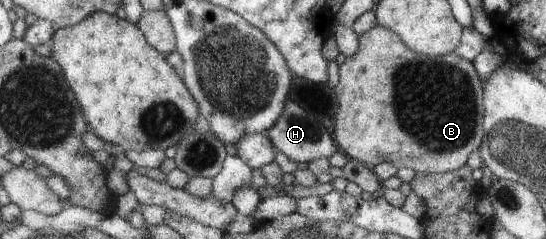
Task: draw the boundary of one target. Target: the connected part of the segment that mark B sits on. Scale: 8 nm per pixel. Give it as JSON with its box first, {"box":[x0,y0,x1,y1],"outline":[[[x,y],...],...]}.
{"box":[332,25,485,173],"outline":[[[380,25],[372,27],[363,35],[357,37],[359,49],[358,52],[351,57],[345,59],[338,68],[338,84],[332,88],[338,103],[335,110],[333,122],[334,132],[333,141],[337,149],[347,158],[361,162],[367,168],[374,168],[378,163],[389,162],[397,169],[410,168],[414,172],[419,173],[447,173],[466,164],[468,155],[473,150],[478,150],[483,137],[483,116],[485,109],[483,107],[483,86],[480,77],[476,74],[474,67],[470,61],[457,57],[453,52],[440,56],[424,56],[402,44],[402,41],[389,30],[382,28]]]}

